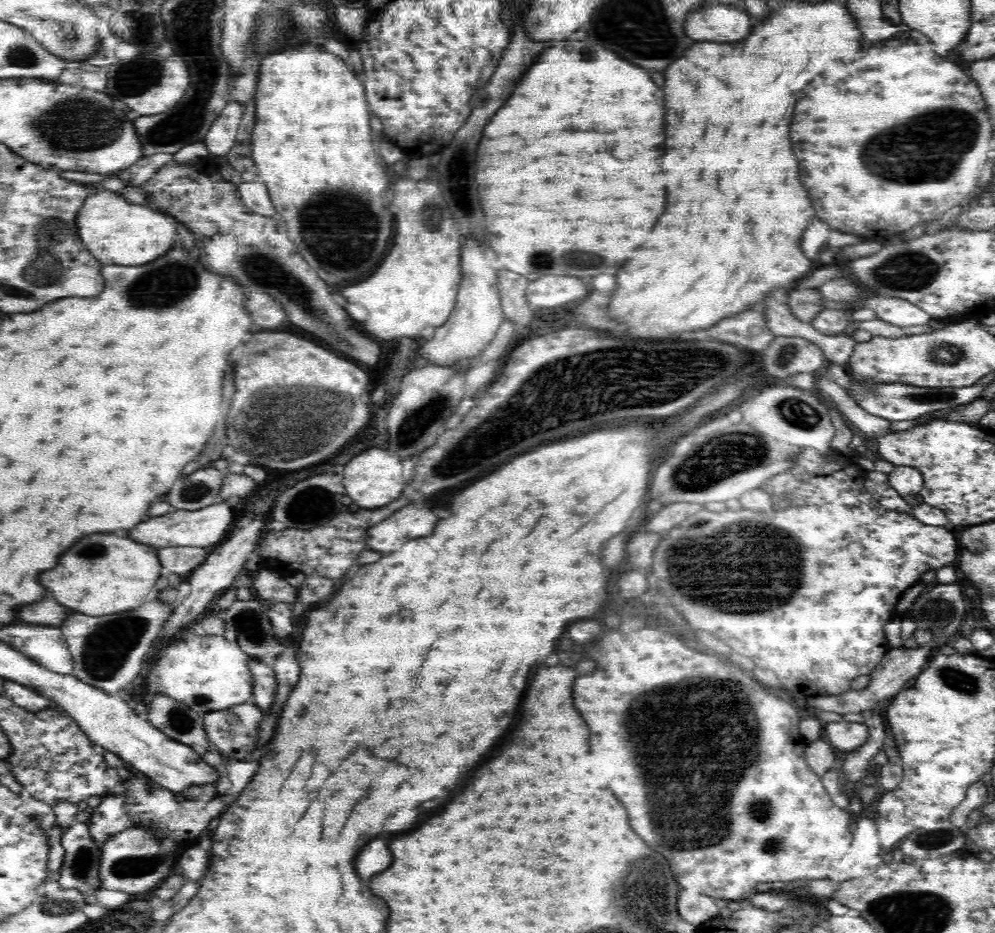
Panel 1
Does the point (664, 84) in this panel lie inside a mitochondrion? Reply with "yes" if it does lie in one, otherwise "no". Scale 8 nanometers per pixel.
no

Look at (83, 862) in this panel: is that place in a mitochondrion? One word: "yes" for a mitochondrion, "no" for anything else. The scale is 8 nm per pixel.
yes

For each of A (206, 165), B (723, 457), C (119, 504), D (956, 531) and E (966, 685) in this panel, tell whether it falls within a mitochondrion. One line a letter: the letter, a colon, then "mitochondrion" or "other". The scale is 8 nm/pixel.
A: other
B: mitochondrion
C: other
D: other
E: mitochondrion

